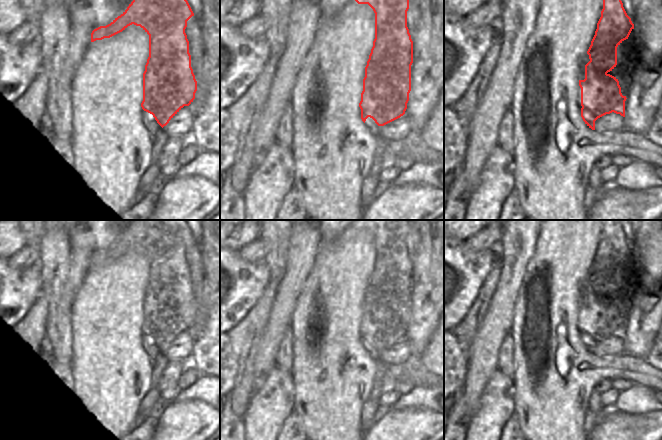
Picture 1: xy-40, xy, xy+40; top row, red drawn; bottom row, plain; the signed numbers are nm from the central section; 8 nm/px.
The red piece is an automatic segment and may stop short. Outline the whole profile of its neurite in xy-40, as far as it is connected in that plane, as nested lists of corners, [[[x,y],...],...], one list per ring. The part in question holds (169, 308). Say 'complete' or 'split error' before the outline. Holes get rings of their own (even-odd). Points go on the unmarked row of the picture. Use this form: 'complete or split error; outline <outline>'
complete; outline [[[135,220],[120,240],[91,257],[91,266],[94,266],[110,262],[134,248],[149,259],[149,281],[143,297],[141,331],[152,338],[162,352],[195,323],[197,305],[191,291],[189,265],[185,257],[187,245],[192,240],[194,237],[184,220]]]

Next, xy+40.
complete; outline [[[601,220],[603,233],[597,247],[595,259],[587,275],[590,285],[585,289],[585,303],[579,304],[581,312],[581,341],[585,348],[595,354],[595,345],[612,336],[625,341],[626,320],[621,317],[621,311],[616,301],[609,298],[617,289],[617,271],[628,263],[634,248],[627,239],[620,220]]]

